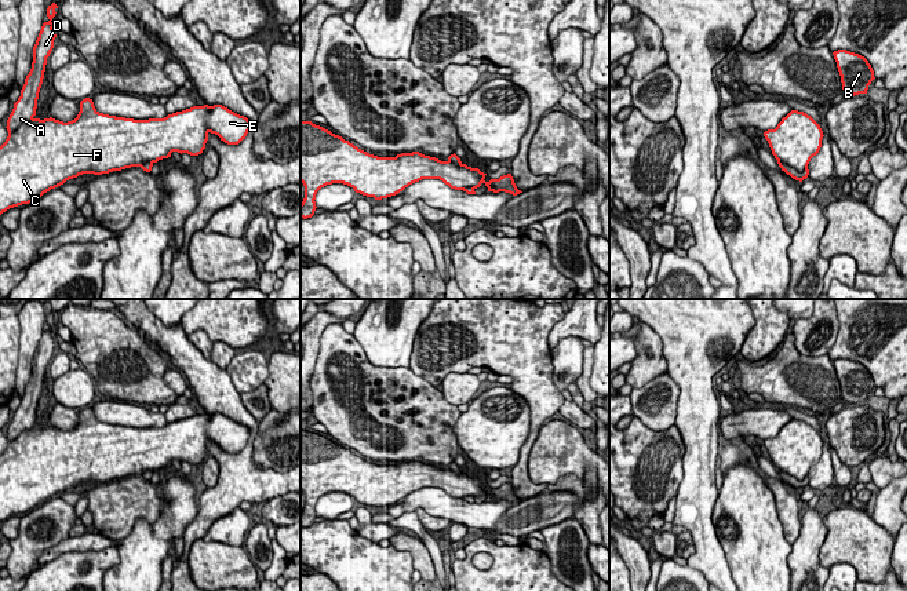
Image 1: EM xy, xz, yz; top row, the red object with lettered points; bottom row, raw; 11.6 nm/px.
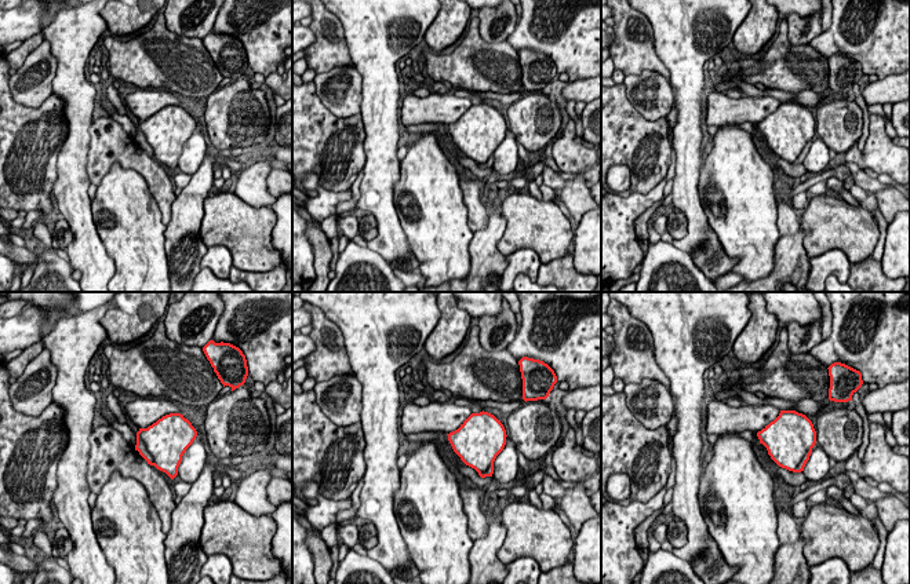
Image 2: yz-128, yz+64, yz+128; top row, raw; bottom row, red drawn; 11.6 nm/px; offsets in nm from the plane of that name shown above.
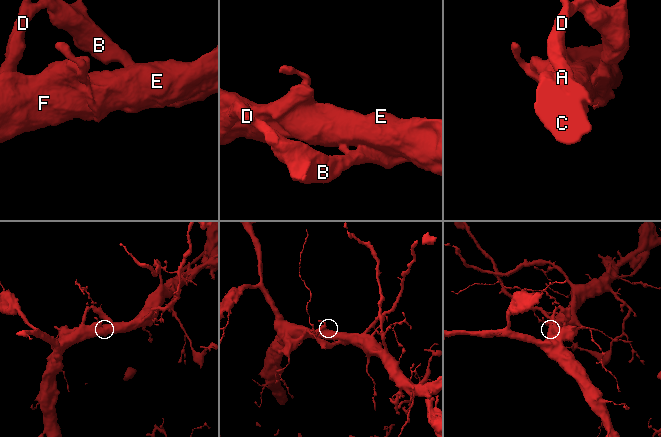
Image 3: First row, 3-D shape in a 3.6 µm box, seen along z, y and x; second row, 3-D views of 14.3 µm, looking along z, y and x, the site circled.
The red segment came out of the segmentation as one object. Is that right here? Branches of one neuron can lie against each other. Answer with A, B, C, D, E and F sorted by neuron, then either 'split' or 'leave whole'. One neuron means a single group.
A B D / C E F; split

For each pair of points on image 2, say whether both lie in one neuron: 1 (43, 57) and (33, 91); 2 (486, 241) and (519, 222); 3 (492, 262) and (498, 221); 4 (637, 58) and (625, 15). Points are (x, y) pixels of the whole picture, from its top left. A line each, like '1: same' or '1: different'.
1: same
2: different
3: same
4: same

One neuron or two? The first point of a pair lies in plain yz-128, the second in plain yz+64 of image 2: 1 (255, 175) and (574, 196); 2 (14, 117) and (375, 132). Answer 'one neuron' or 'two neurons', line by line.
1: one neuron
2: two neurons

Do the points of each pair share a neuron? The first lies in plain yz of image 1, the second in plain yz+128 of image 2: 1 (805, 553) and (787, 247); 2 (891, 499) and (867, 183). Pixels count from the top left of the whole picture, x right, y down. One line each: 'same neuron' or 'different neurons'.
1: same neuron
2: different neurons

